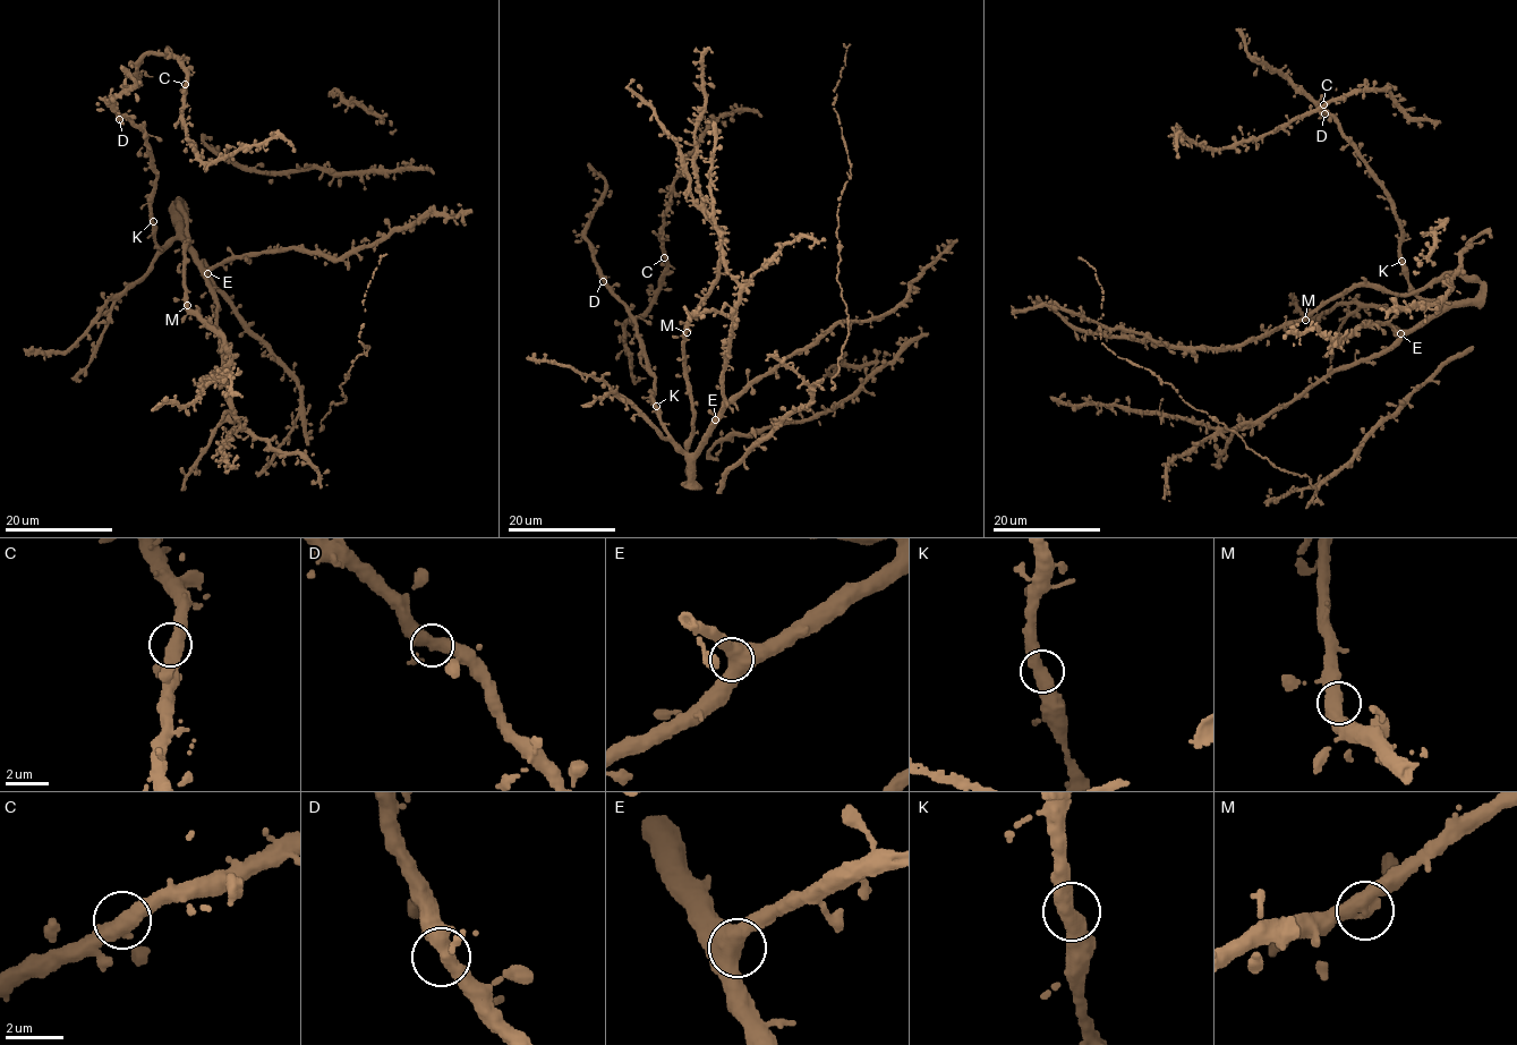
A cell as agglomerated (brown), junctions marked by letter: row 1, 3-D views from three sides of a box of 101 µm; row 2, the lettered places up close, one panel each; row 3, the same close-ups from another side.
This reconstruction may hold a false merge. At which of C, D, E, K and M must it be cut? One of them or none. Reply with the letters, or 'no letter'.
no letter

